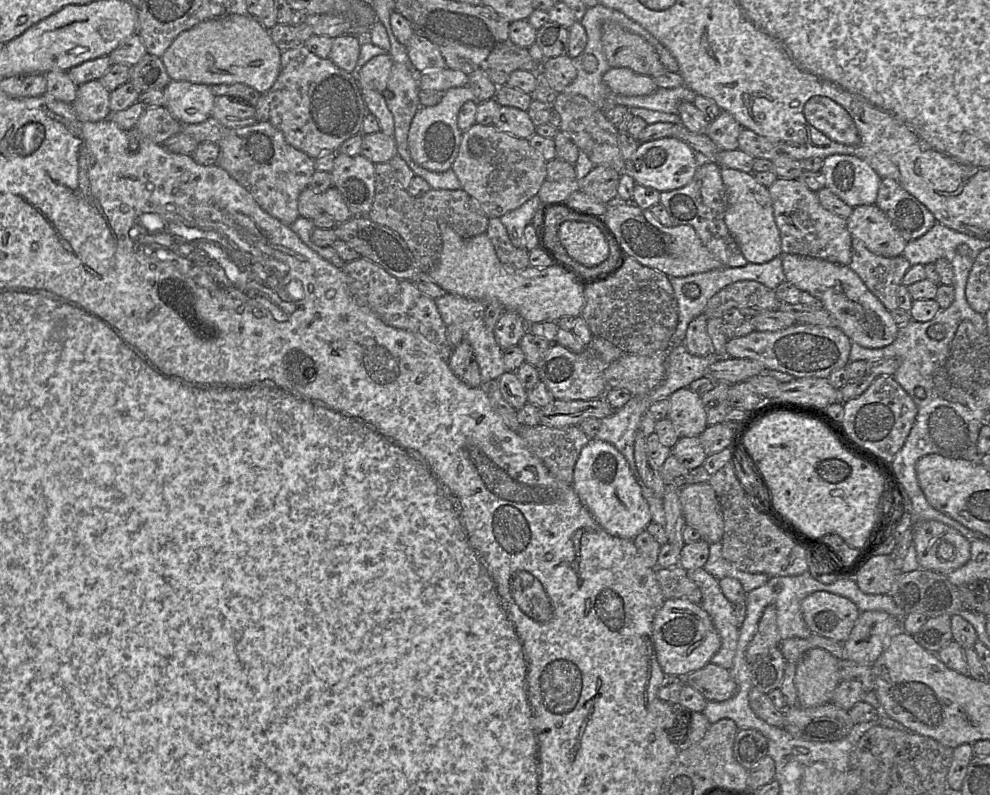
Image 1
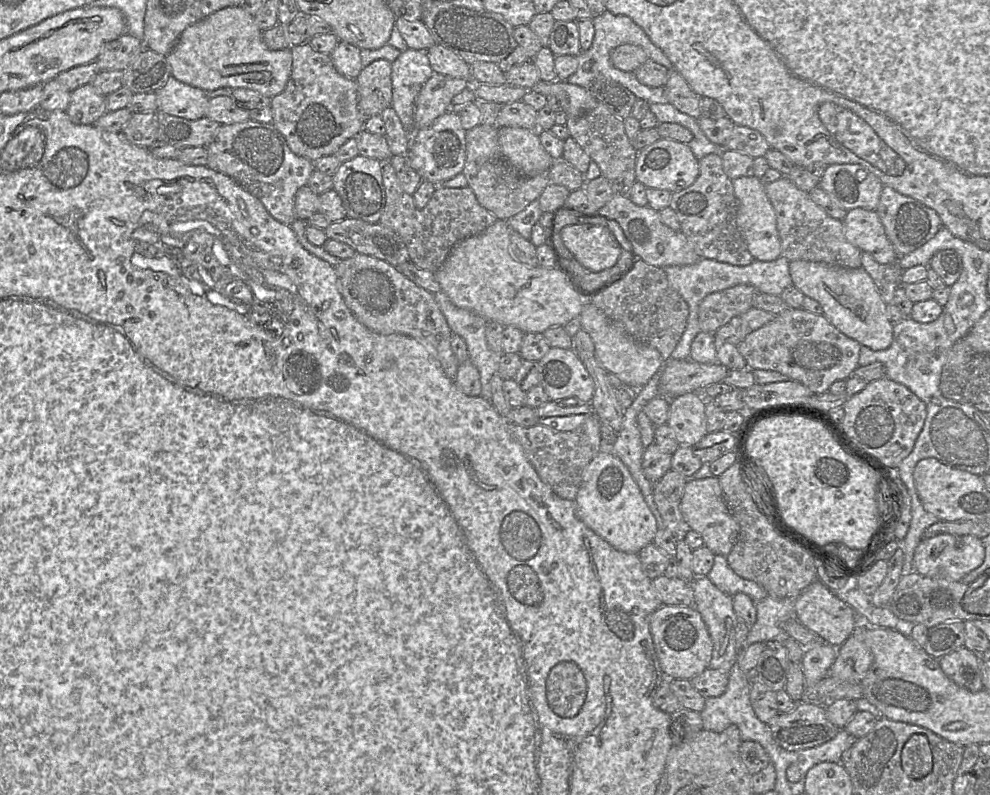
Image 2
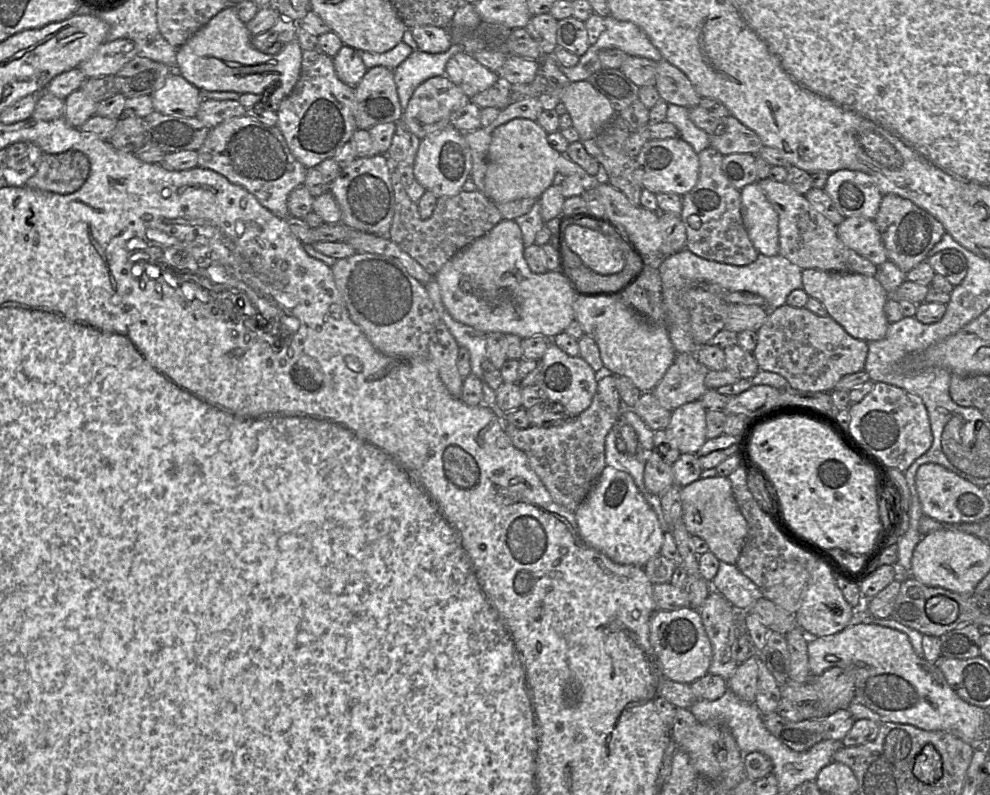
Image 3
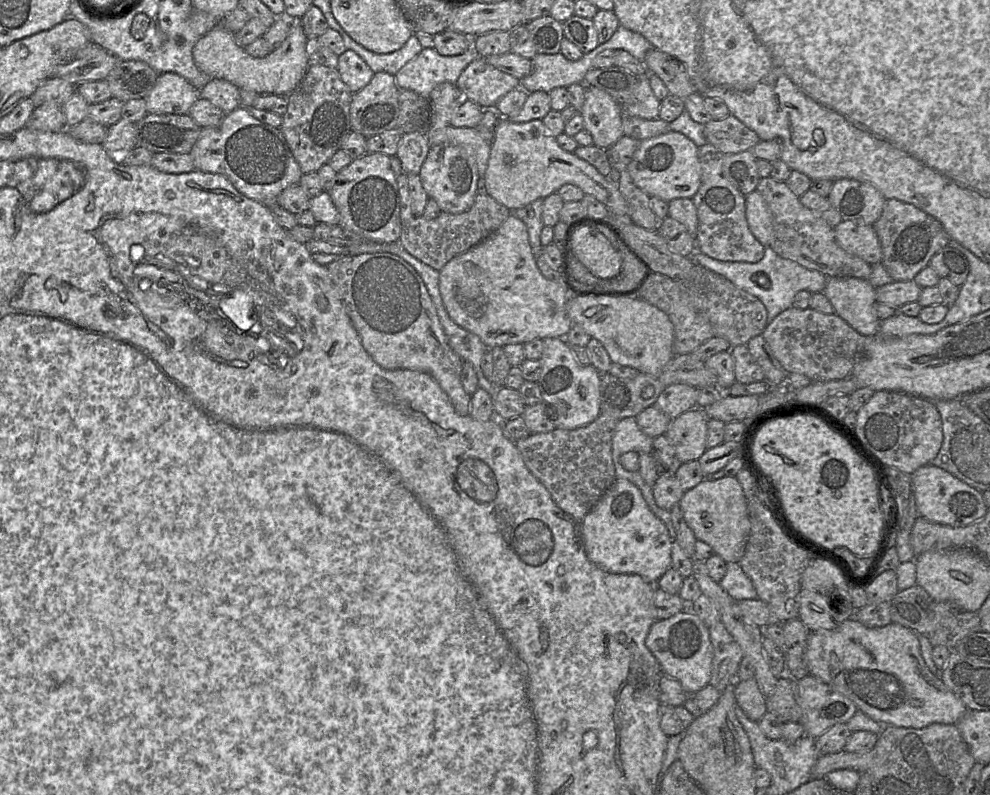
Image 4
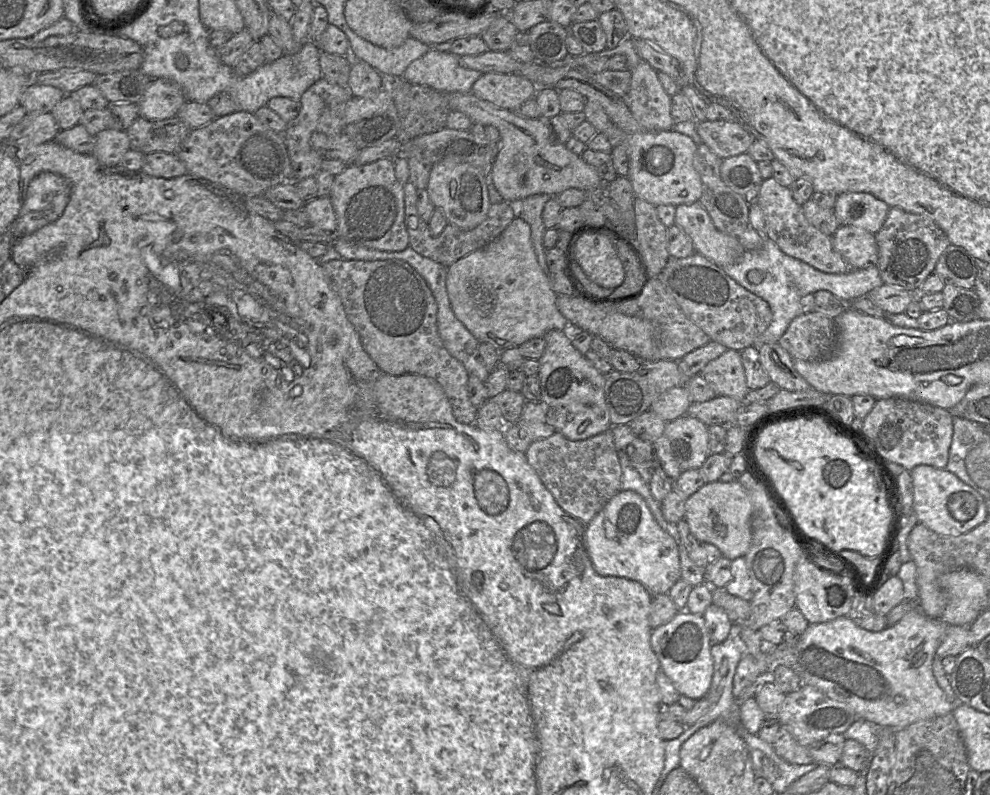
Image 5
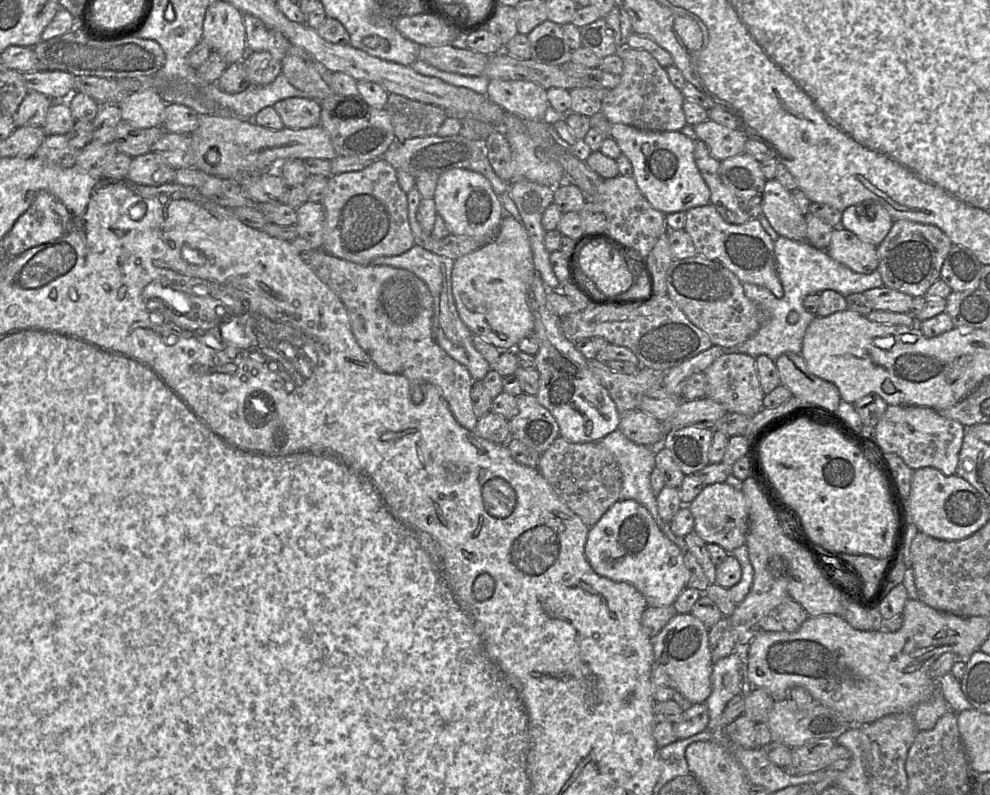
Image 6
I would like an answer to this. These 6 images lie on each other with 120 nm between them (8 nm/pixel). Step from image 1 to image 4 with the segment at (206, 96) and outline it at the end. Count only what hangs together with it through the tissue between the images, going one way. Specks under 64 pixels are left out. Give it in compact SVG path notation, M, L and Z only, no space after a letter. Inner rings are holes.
M167 72L159 74L153 88L143 99L149 114L184 115L198 98L199 90L185 78Z

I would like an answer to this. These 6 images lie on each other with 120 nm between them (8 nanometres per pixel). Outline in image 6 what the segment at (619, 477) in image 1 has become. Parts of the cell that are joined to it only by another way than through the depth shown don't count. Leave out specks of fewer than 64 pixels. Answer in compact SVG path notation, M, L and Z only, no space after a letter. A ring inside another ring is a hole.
M618 500L590 527L585 544L585 556L600 576L634 586L646 599L648 606L671 606L687 586L688 571L684 552L658 528L649 511L635 500Z

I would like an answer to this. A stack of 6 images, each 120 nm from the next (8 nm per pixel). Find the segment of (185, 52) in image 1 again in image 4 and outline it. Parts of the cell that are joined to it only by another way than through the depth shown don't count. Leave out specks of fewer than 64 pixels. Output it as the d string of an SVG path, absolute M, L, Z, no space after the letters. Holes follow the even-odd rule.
M292 20L292 26L285 40L278 48L262 58L254 58L246 53L244 48L239 47L235 43L234 34L218 23L202 36L192 51L197 68L209 75L211 79L223 79L240 90L258 94L287 96L299 85L309 67L306 52L308 38L299 20Z

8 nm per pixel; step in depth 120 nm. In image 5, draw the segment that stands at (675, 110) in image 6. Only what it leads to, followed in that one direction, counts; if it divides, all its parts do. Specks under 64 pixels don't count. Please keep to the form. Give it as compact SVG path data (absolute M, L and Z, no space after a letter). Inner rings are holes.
M646 61L632 70L630 90L622 97L638 123L647 131L670 131L675 123L671 116L671 101L658 72Z

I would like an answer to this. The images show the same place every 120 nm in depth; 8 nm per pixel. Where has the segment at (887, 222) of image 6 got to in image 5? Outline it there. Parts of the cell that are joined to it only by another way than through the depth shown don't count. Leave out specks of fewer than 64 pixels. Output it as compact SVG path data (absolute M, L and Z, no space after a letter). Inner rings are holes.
M849 192L837 196L834 214L840 226L855 226L876 234L890 207L870 193Z

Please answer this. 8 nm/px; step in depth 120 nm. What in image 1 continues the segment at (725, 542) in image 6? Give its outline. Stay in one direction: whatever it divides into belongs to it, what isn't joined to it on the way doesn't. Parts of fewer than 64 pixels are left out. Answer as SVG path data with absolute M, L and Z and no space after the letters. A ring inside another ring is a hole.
M709 482L686 484L679 489L679 500L686 524L697 529L709 544L722 542L723 515Z

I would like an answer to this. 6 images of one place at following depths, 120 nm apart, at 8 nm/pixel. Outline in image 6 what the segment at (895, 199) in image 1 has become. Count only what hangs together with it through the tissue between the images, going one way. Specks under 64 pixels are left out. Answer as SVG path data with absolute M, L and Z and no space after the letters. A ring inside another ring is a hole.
M894 220L893 225L884 238L877 246L878 267L884 287L900 291L914 297L926 295L930 286L940 278L942 265L952 246L951 240L937 226L923 224L909 220Z

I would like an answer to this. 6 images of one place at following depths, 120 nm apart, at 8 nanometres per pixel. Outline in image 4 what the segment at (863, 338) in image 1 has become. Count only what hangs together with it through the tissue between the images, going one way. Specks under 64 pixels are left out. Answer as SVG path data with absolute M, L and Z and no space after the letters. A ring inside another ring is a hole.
M827 277L822 293L834 308L834 313L862 336L878 333L880 320L875 314L876 288L868 280L855 277Z

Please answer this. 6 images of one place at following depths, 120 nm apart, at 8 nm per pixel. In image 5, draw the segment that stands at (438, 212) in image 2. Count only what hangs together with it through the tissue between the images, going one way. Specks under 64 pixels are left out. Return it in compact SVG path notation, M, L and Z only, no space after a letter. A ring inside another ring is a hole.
M407 182L403 185L403 190L405 226L409 235L409 247L421 256L429 258L445 267L449 267L468 254L484 248L490 242L494 241L515 218L508 202L491 203L485 220L474 229L462 230L448 223L440 235L433 236L429 230L428 224L424 222L418 214L416 205L417 188L412 183Z

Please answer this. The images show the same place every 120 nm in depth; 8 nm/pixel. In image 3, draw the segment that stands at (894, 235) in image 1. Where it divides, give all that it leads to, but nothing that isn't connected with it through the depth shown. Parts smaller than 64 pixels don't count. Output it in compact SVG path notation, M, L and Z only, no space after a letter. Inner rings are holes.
M849 217L838 225L838 237L849 249L876 266L888 260L881 233L875 223L863 217Z

